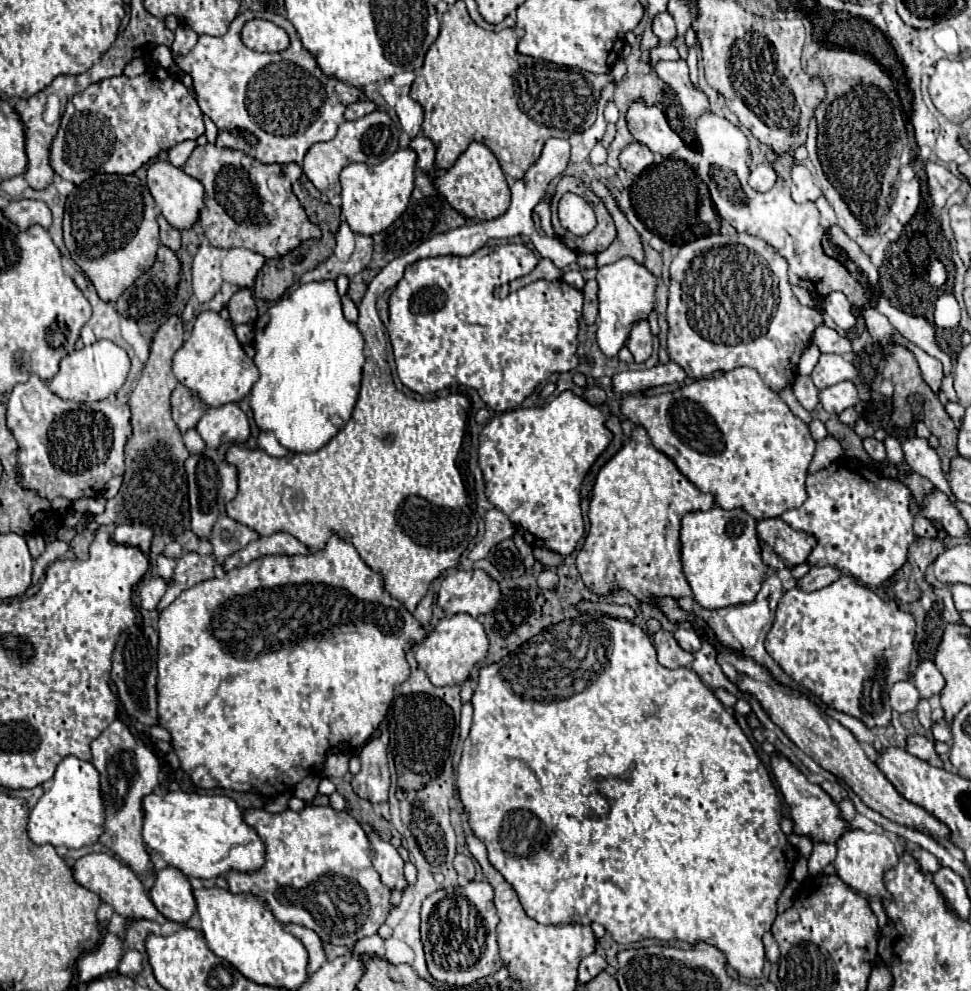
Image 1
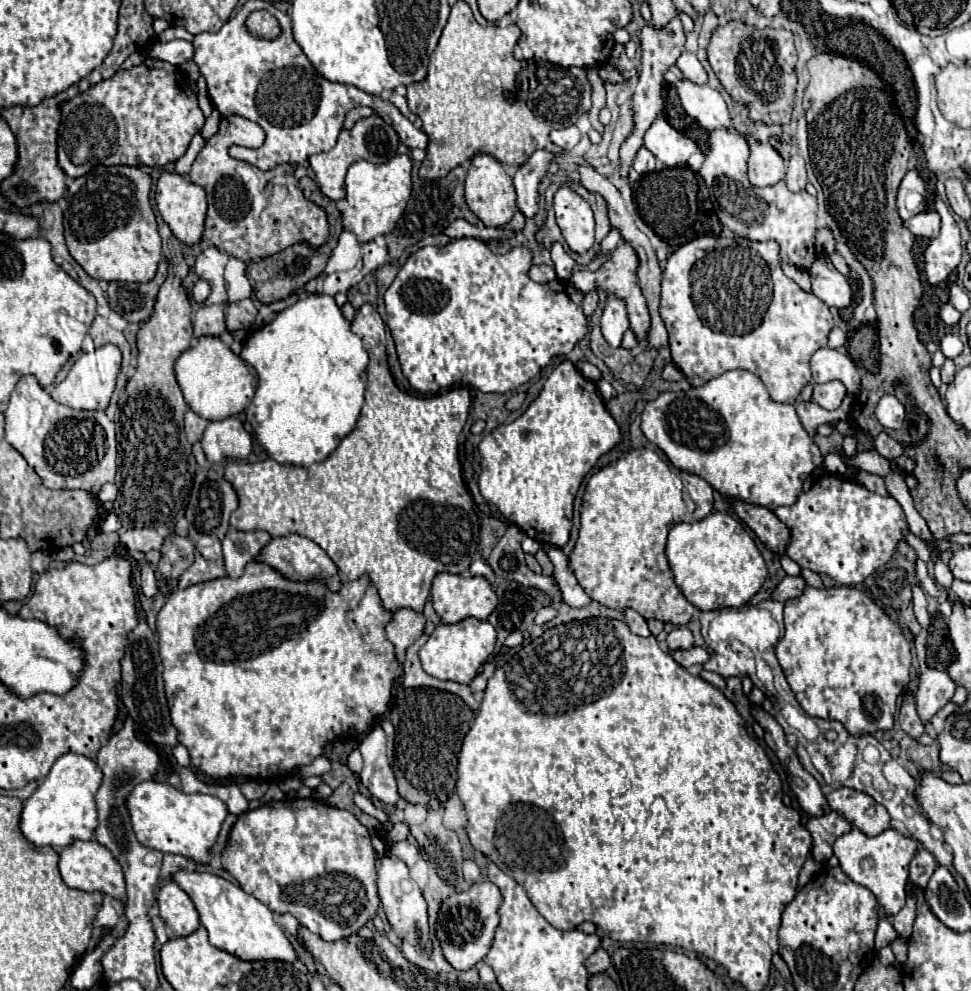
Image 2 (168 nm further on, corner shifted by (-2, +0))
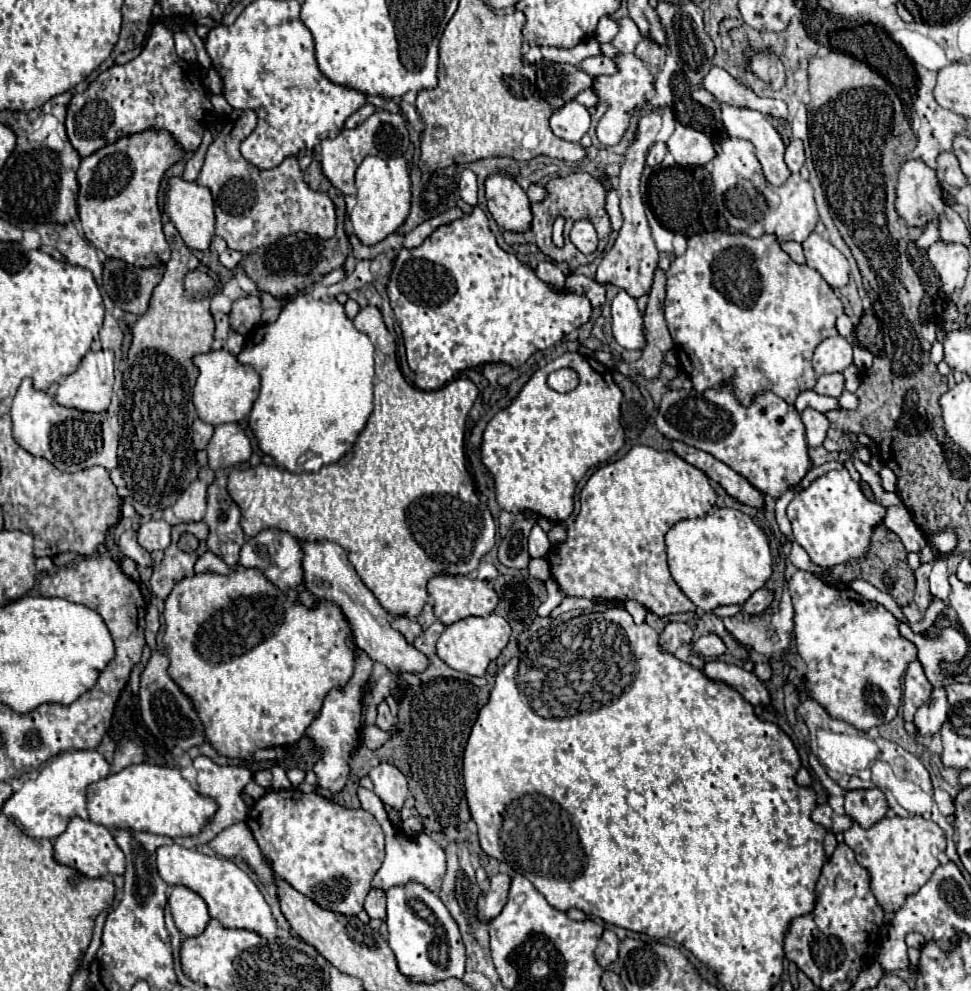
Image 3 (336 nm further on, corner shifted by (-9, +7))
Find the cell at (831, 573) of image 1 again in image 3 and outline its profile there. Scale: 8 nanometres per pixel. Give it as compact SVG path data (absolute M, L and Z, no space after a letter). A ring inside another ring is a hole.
M759 588L757 592L753 592L745 604L741 604L741 614L747 616L759 616L765 612L765 608L773 602L773 592L767 588Z

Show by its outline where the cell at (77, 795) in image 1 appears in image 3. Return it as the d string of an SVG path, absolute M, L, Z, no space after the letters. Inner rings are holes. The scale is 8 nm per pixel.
M73 750L73 752L61 752L51 758L43 766L43 770L35 776L25 780L23 788L19 792L13 792L11 798L5 800L1 814L7 818L13 818L15 826L31 836L31 838L57 838L67 828L67 822L71 816L89 818L87 814L87 792L85 788L91 782L97 782L99 778L105 778L109 774L107 760L97 750Z

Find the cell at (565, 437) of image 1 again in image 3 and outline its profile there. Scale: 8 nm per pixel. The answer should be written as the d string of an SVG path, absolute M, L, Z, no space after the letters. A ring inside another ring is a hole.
M567 352L567 354L559 356L557 360L549 362L545 368L539 368L537 372L533 372L531 378L527 380L527 384L525 384L525 386L519 390L519 394L515 396L515 400L513 400L507 408L501 408L501 410L487 422L485 432L483 432L481 462L483 462L483 464L487 466L487 470L493 474L499 506L501 506L505 512L515 512L515 514L517 514L517 512L523 512L523 510L527 508L527 510L531 510L531 512L535 512L535 514L541 514L541 516L545 516L545 518L551 518L553 522L563 522L565 518L569 518L569 514L573 512L573 494L575 494L577 482L585 476L585 472L587 472L591 466L597 466L599 462L609 460L609 458L623 446L623 442L625 442L625 432L623 432L623 426L621 426L621 422L619 422L619 412L621 412L621 390L619 390L619 386L615 384L611 370L609 370L605 364L601 364L601 362L597 362L595 358L591 358L591 356L583 356L583 354L579 354L579 352ZM559 368L573 368L573 370L579 374L579 386L577 386L575 390L565 392L565 394L559 394L559 392L553 392L553 390L547 386L547 376L549 376L549 372L559 370Z

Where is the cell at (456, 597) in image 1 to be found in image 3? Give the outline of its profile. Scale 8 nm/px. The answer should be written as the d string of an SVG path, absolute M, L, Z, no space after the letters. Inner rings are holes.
M435 576L427 584L427 592L435 600L433 614L445 626L449 626L449 624L453 624L453 622L457 622L461 618L469 618L469 616L483 616L483 618L487 618L495 610L497 602L499 602L499 596L489 586L489 582L469 580L467 576Z

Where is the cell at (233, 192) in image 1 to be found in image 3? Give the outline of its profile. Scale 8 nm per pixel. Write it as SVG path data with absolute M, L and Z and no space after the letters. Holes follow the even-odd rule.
M235 110L227 118L227 128L209 146L205 164L197 178L197 184L207 186L215 200L215 234L221 236L229 248L243 254L295 232L311 232L321 238L331 238L331 234L335 234L333 202L327 194L315 192L303 182L303 172L295 156L285 158L285 162L275 170L265 172L243 160L239 144L245 140L245 134L253 130L253 122L257 122L251 114L253 112ZM231 150L237 154L231 154Z

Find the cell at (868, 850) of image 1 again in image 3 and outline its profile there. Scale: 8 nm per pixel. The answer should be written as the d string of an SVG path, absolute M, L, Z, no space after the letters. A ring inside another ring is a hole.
M885 816L867 830L859 824L853 824L851 830L845 832L845 842L855 852L857 862L869 872L871 890L885 912L899 910L907 896L915 894L915 890L919 890L919 886L923 886L927 878L931 878L931 874L939 866L933 850L943 852L947 846L945 832L935 822L921 816Z

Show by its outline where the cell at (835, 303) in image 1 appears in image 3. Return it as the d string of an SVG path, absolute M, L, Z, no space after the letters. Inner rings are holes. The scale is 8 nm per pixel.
M811 232L803 242L803 252L807 266L819 270L831 288L841 288L849 282L849 264L845 256L825 236Z

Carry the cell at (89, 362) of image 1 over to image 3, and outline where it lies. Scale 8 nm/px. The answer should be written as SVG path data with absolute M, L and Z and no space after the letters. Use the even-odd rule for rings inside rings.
M87 352L79 368L61 380L57 390L57 404L81 412L103 414L111 402L113 388L113 352Z

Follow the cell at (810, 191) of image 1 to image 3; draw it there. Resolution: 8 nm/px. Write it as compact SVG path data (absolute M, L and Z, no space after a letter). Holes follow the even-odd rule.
M791 140L785 148L785 162L793 174L799 174L799 168L805 164L805 154L803 154L803 142L801 140Z

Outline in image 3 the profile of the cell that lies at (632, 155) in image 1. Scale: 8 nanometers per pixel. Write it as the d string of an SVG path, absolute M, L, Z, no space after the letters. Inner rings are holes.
M657 142L657 144L649 150L649 154L647 154L647 164L649 164L649 166L661 164L663 158L665 158L665 154L667 154L667 144L665 144L665 142Z

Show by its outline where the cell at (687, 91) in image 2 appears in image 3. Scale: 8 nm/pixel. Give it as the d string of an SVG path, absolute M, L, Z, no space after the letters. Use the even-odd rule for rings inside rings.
M721 104L721 120L729 136L749 140L755 146L755 154L763 166L765 178L773 186L785 184L785 180L791 176L783 160L785 144L777 134L777 130L769 124L769 120L761 112L735 110L735 106L723 106L723 104Z

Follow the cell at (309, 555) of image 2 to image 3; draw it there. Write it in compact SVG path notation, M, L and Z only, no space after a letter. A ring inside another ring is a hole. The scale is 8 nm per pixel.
M303 542L301 544L305 558L303 558L303 570L305 570L305 584L311 590L313 596L321 600L329 600L335 606L339 606L345 614L345 618L351 624L351 630L355 634L357 646L367 652L367 656L375 662L383 662L391 672L395 674L419 674L425 672L429 666L429 658L419 652L413 644L405 640L403 634L391 628L389 616L379 604L379 600L373 596L373 592L361 582L355 568L347 560L345 550L335 542Z

